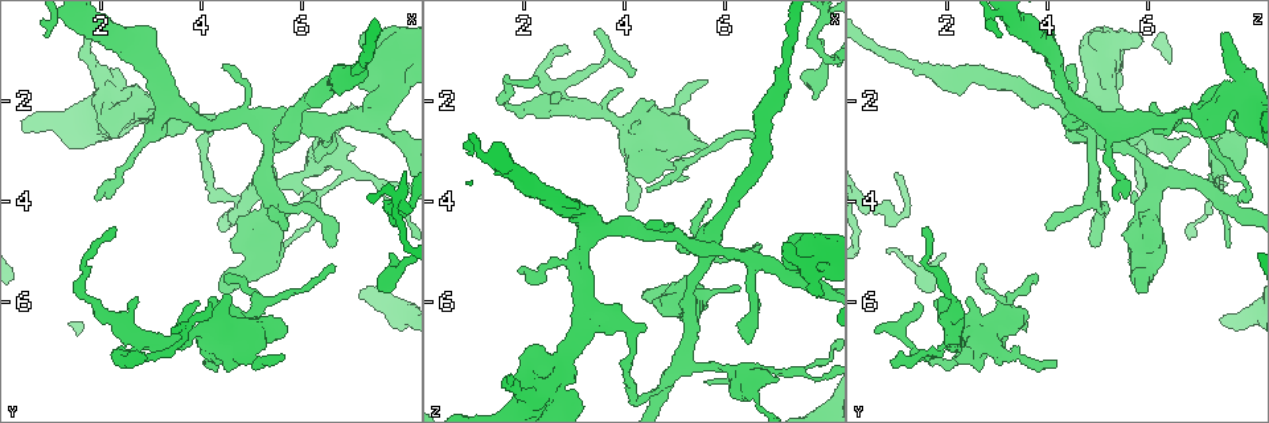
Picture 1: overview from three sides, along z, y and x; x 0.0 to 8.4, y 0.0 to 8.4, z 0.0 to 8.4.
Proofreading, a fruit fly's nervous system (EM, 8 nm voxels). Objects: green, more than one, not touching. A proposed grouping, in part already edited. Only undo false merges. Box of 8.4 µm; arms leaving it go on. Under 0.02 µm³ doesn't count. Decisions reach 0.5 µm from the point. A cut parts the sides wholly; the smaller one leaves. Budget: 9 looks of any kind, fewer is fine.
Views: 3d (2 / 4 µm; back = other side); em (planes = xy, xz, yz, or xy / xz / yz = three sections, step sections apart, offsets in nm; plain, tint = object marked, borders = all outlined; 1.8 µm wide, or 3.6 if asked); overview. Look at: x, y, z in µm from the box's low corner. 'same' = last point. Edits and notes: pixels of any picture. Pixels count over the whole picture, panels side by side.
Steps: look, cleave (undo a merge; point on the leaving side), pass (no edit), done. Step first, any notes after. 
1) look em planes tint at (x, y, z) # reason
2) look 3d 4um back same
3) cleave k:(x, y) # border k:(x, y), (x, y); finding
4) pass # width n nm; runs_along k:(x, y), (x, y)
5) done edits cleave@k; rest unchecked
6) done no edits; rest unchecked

look em xy step 4 tint at (5.05, 6.20, 3.30) # calibre changes

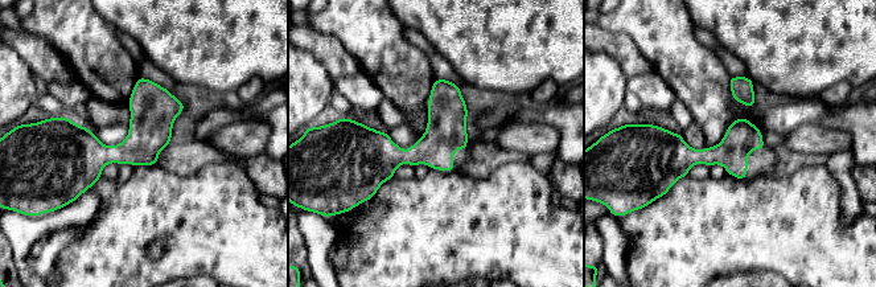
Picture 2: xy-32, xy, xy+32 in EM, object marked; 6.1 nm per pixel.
look em planes tint same

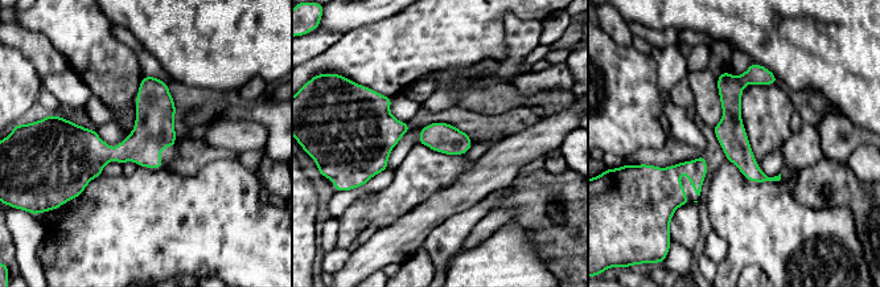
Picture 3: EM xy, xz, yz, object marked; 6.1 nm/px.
pass # runs_along 3:(755, 66), (732, 91), (732, 138), (764, 179); continuous, no second cell

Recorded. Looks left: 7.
look em planes borders at (5.55, 2.55, 4.90) # four arms meet

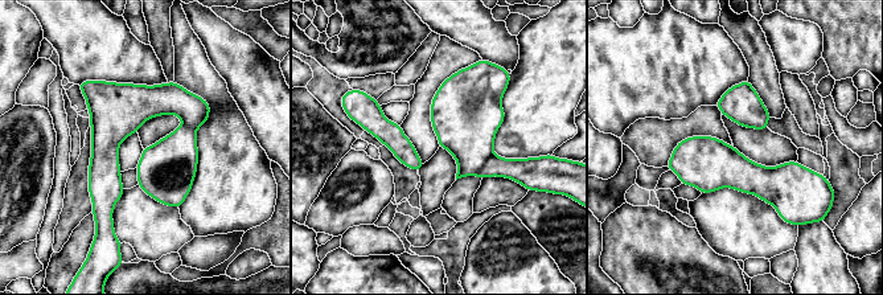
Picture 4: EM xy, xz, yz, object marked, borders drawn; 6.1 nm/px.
cleave 4:(467, 127) # border 4:(493, 154), (476, 175); two cells meet here

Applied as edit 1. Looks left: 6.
look em planes tint at (7.85, 4.20, 0.90) # abrupt turn

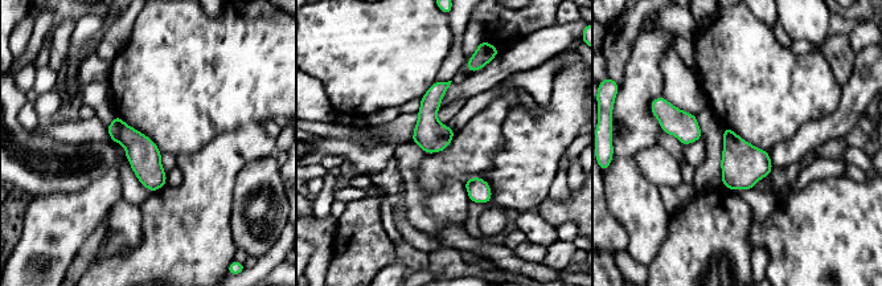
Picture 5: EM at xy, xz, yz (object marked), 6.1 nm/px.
pass # one cell here

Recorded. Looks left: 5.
look 3d 2um at (3.10, 2.30, 6.45) # four-way junction

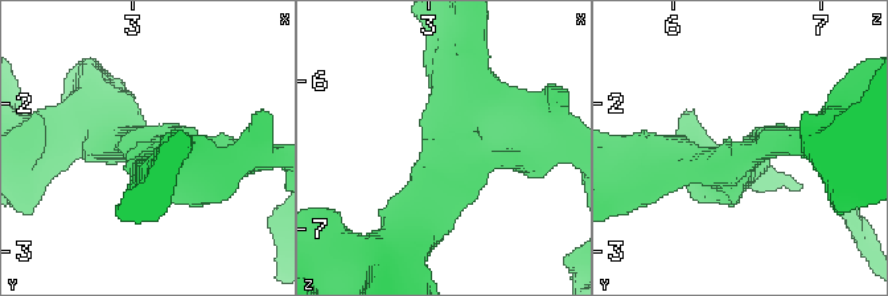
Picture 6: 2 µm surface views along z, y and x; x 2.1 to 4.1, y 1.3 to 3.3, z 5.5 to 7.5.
look em planes tint at (3.16, 2.34, 6.52) # arms 4

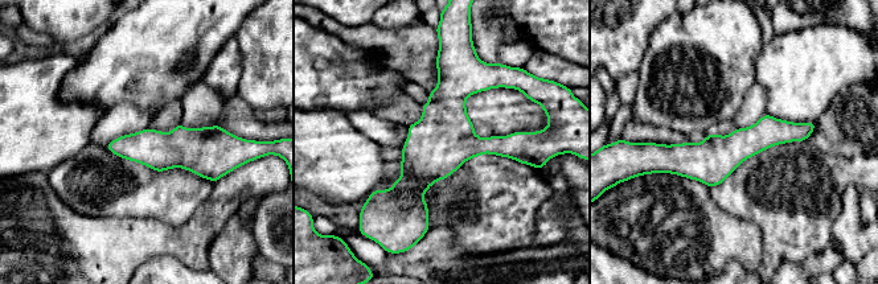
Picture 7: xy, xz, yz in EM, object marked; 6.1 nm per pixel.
pass # runs_along 7:(812, 124), (722, 155), (659, 153); one cell here

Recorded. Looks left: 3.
done edits cleave@4; rest unchecked

